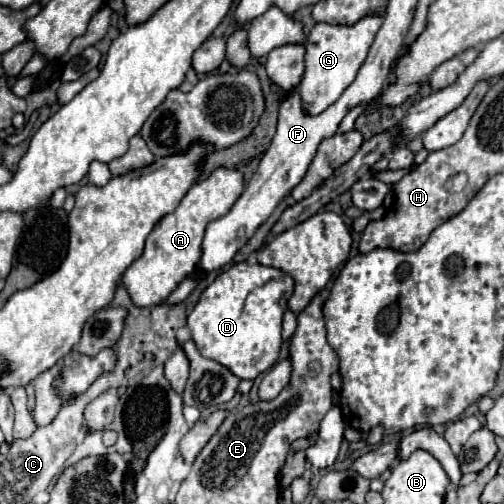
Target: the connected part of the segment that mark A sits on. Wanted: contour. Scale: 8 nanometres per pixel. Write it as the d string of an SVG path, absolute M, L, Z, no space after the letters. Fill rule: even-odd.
M215 169L209 177L197 181L181 199L179 207L165 215L149 233L143 255L123 273L123 285L135 307L153 307L171 295L171 291L197 267L203 255L203 235L211 221L229 213L243 191L243 175L235 169Z

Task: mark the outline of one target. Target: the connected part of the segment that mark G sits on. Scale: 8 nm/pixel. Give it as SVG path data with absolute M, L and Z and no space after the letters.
M369 13L355 25L317 23L305 41L305 75L301 81L301 99L311 115L325 111L355 81L359 67L365 63L369 47L383 25L383 15Z

